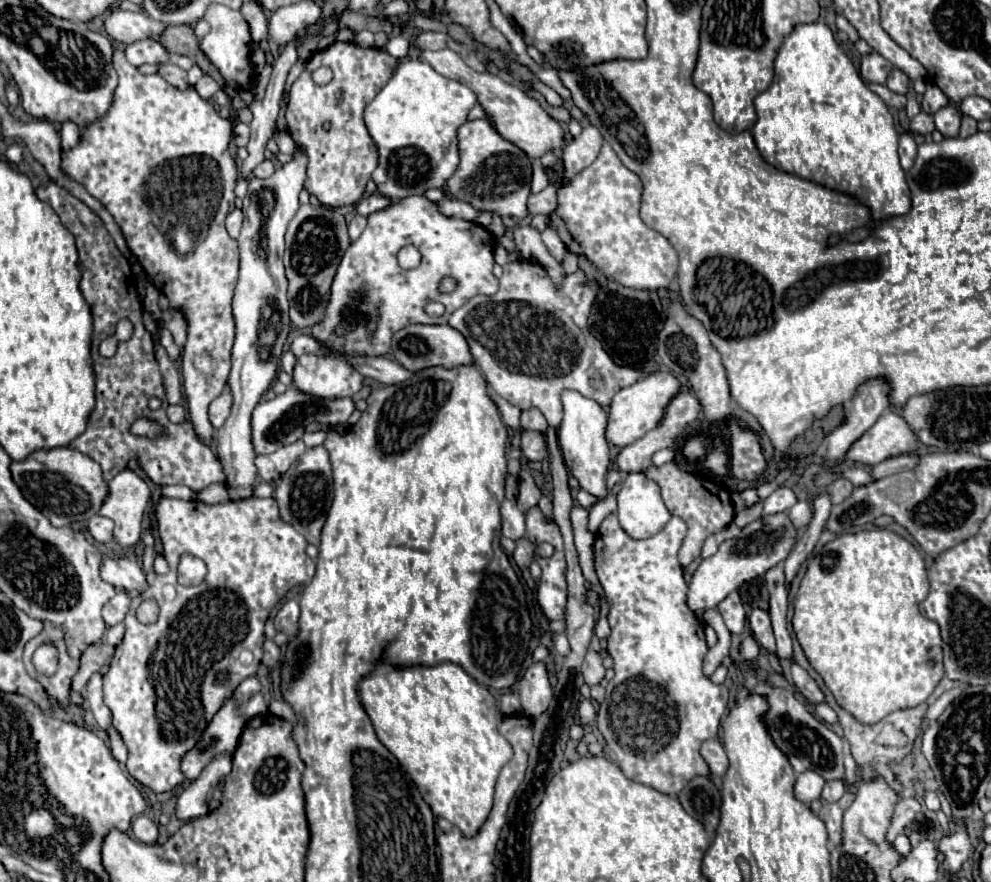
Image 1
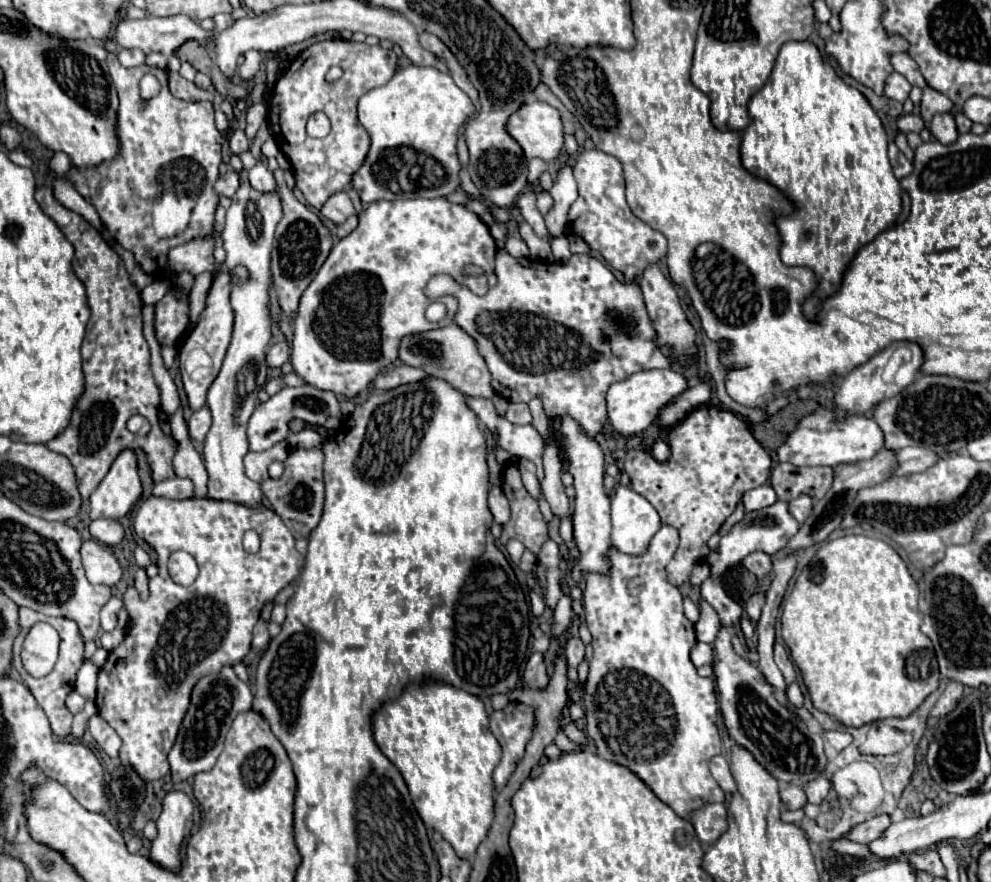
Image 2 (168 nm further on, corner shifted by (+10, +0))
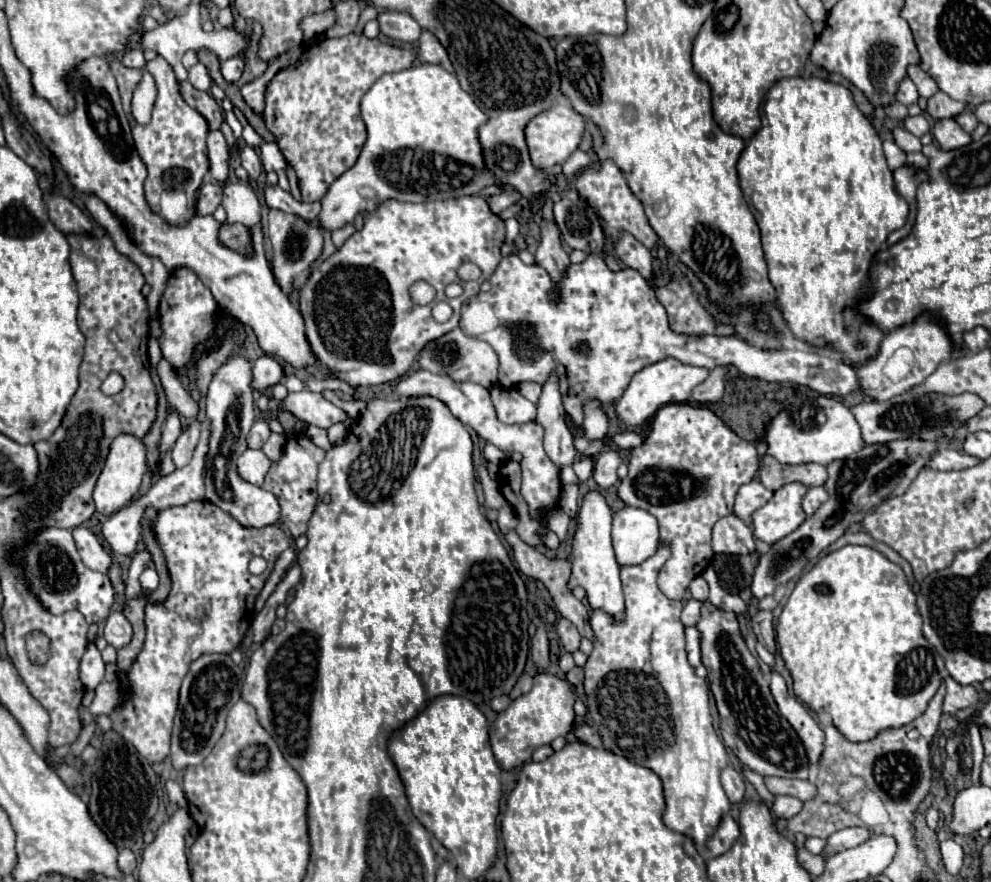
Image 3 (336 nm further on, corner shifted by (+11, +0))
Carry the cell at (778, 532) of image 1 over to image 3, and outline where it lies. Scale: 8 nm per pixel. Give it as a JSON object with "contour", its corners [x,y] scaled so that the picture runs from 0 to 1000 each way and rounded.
{"contour":[[[803,548],[787,552],[781,563],[759,584],[761,609],[779,618],[797,607],[813,588],[807,577],[807,568],[813,557],[815,554],[811,554],[811,550]]]}

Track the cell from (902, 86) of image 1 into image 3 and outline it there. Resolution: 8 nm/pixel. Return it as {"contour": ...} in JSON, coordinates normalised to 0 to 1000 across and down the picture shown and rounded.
{"contour":[[[912,87],[912,90],[906,94],[904,115],[912,117],[912,119],[920,119],[920,117],[924,117],[924,112],[926,112],[926,101],[924,101],[924,96],[922,96],[916,87]]]}

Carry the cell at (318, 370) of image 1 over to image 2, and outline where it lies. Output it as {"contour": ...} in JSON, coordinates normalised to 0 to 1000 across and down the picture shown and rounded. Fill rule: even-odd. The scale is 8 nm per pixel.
{"contour":[[[405,226],[374,230],[362,244],[360,260],[336,278],[330,296],[304,334],[294,400],[296,421],[320,441],[358,450],[380,427],[380,423],[401,409],[405,382],[429,378],[457,366],[461,355],[461,339],[457,334],[443,337],[453,353],[449,364],[433,366],[429,362],[429,350],[433,344],[437,344],[427,332],[431,319],[437,312],[449,310],[455,312],[463,323],[473,325],[479,334],[489,334],[491,312],[499,305],[499,287],[499,271],[495,269],[491,253],[467,232],[459,232],[451,226]],[[471,298],[485,300],[489,310],[485,314],[469,314],[465,307]]]}

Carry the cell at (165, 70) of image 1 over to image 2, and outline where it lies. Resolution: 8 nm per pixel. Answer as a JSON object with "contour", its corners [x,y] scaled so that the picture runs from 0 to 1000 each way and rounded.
{"contour":[[[171,83],[171,101],[179,112],[185,115],[215,115],[215,105],[201,101],[197,94],[185,90],[181,83]]]}

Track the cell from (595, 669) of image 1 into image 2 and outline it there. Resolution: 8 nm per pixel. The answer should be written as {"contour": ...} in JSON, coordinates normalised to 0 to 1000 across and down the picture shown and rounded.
{"contour":[[[572,720],[570,745],[572,745],[572,754],[576,754],[576,756],[582,756],[584,749],[590,745],[590,731],[582,720]]]}

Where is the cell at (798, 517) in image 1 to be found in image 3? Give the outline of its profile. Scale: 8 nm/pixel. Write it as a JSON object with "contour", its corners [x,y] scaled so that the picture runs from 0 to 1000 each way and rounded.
{"contour":[[[819,552],[815,554],[815,559],[809,566],[809,577],[813,582],[813,586],[819,586],[821,579],[836,566],[836,559],[831,557],[831,552]]]}

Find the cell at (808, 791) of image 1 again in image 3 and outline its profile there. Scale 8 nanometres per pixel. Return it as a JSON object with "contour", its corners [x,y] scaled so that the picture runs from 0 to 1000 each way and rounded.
{"contour":[[[797,901],[783,904],[783,908],[779,913],[779,922],[787,929],[797,929],[803,922],[807,922],[807,917],[809,917],[809,908],[803,904],[797,904]]]}

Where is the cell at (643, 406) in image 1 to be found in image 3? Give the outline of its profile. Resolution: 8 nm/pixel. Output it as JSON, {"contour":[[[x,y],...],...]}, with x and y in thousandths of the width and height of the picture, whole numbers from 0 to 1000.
{"contour":[[[670,407],[664,409],[660,414],[650,416],[648,421],[644,421],[638,432],[634,434],[632,443],[628,446],[628,450],[622,455],[622,471],[624,475],[634,482],[634,484],[644,484],[648,480],[652,480],[656,473],[662,471],[662,466],[668,459],[674,457],[690,457],[694,455],[698,441],[708,434],[714,427],[714,421],[708,416],[698,416],[698,414],[690,414],[682,407]]]}

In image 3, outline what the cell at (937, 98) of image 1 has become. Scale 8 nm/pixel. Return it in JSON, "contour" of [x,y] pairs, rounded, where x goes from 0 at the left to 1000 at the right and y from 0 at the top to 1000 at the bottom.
{"contour":[[[947,103],[936,112],[936,124],[934,128],[940,135],[955,135],[955,133],[965,133],[967,128],[973,126],[973,119],[969,115],[959,112],[955,105]]]}

